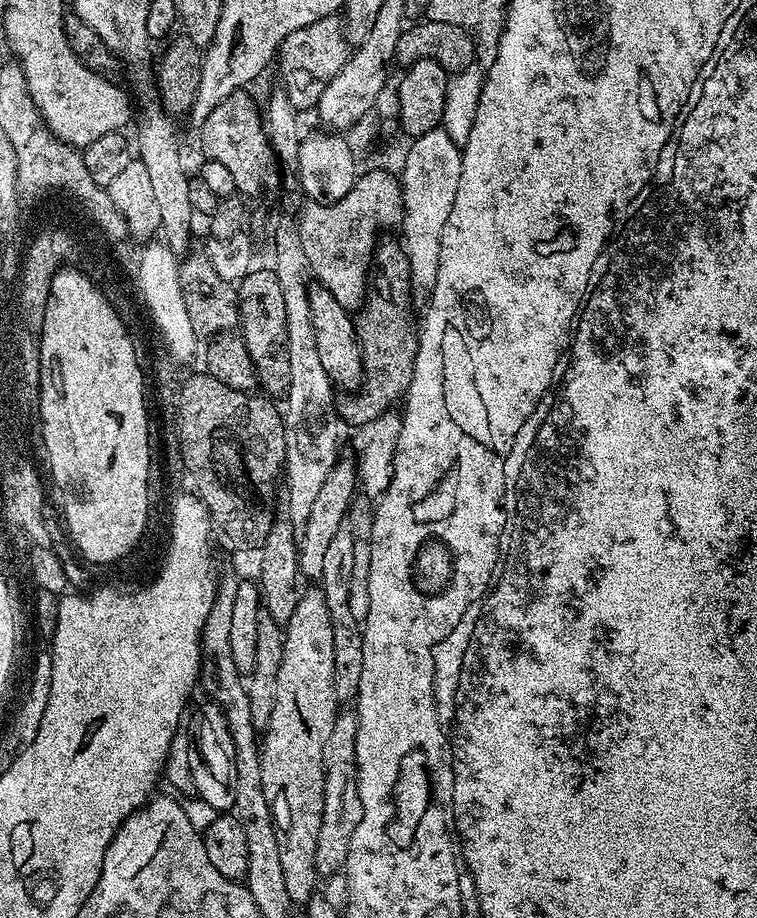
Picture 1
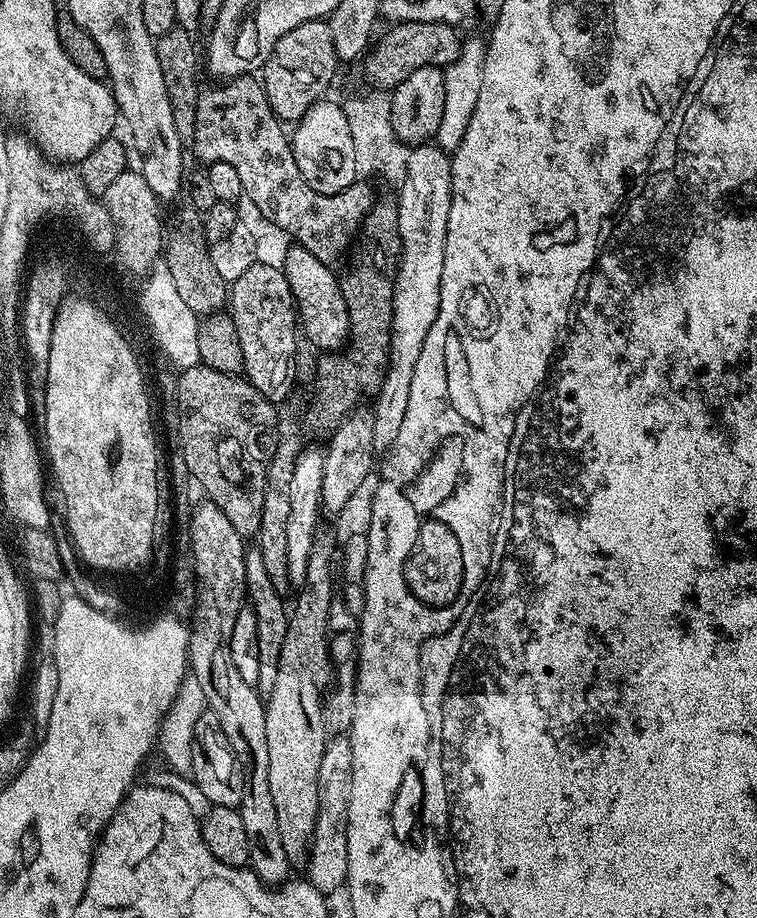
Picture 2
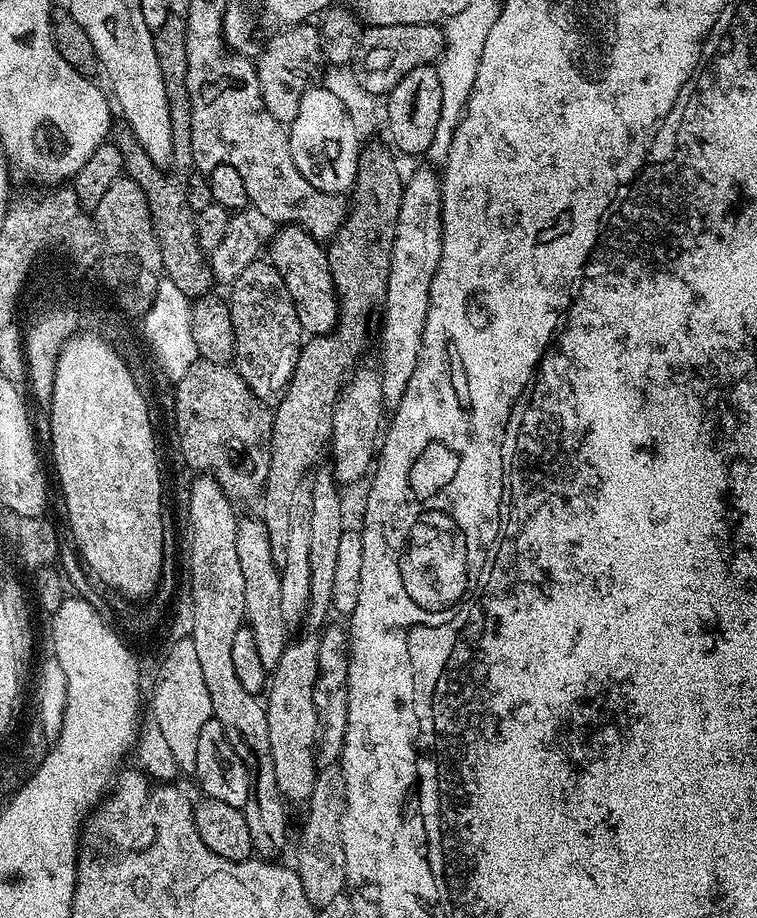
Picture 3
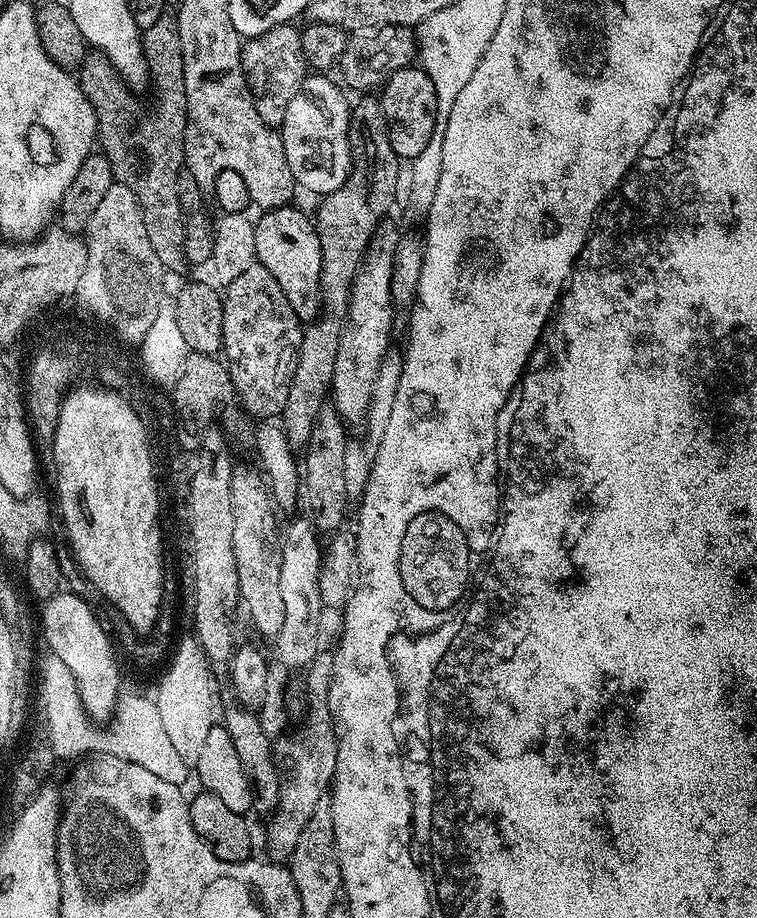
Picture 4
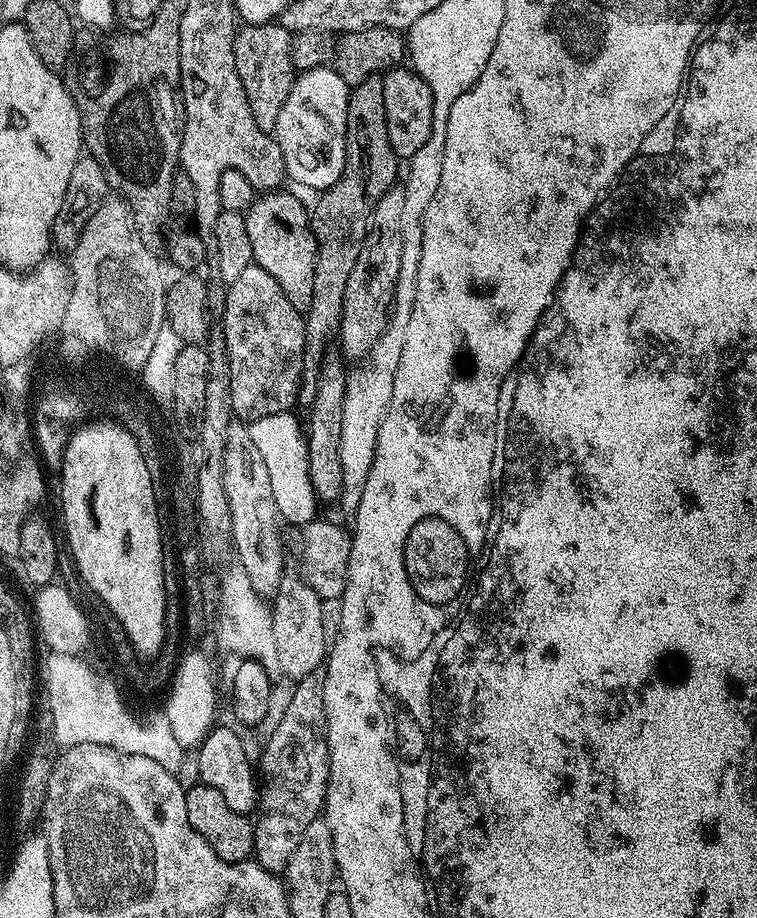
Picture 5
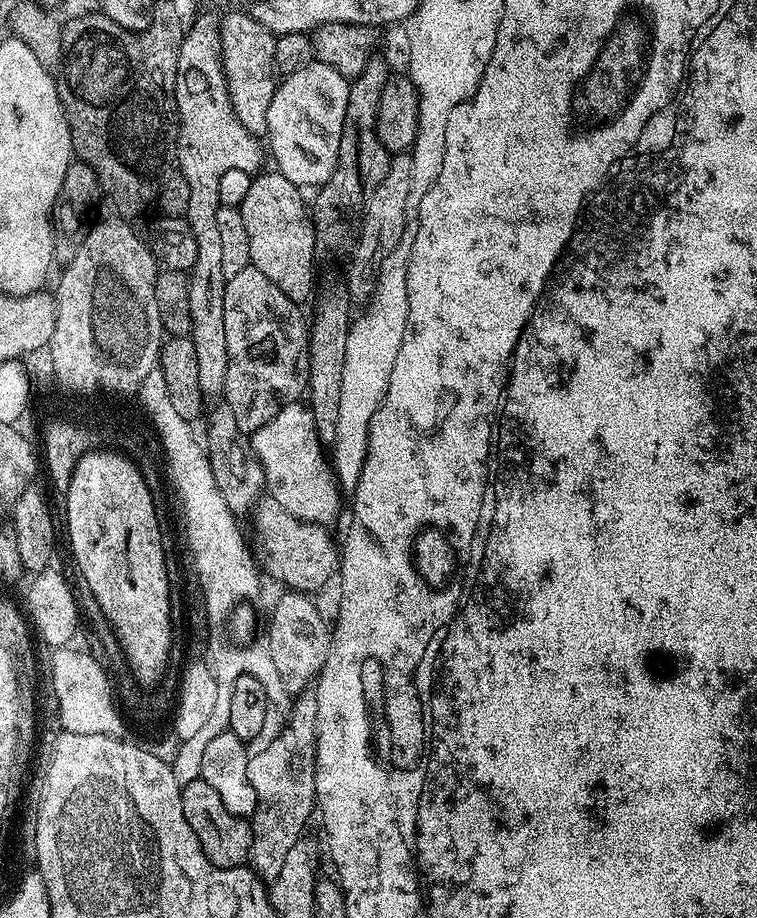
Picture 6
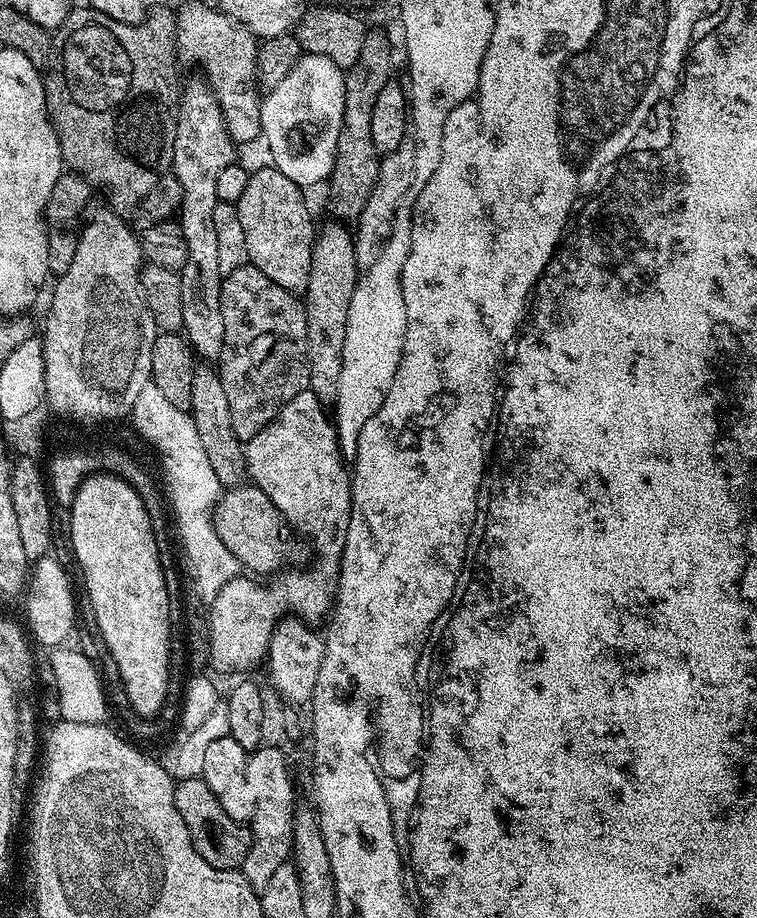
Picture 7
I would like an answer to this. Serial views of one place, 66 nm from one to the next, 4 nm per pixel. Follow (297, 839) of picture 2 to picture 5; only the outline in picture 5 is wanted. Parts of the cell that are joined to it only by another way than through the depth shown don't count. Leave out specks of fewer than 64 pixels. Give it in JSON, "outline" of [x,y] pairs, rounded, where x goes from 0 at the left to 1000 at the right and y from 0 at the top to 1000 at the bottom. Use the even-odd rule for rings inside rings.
{"outline":[[[435,382],[423,394],[417,432],[404,447],[407,449],[404,478],[407,502],[410,503],[410,525],[417,535],[417,544],[423,547],[428,547],[428,545],[448,546],[452,538],[452,442],[457,438],[461,402],[454,401],[456,389],[448,382],[439,382]]]}

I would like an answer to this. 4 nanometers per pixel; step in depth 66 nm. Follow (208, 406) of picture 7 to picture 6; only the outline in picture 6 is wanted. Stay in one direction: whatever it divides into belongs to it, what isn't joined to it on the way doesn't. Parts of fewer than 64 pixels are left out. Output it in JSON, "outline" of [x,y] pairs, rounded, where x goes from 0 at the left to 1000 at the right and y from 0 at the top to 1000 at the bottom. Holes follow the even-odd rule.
{"outline":[[[287,439],[288,442],[275,453],[275,479],[272,475],[272,491],[275,502],[283,516],[283,525],[304,556],[309,560],[332,559],[339,547],[350,539],[351,528],[349,513],[341,503],[337,492],[333,491],[324,472],[314,468],[314,460],[309,460],[309,447],[299,439]]]}

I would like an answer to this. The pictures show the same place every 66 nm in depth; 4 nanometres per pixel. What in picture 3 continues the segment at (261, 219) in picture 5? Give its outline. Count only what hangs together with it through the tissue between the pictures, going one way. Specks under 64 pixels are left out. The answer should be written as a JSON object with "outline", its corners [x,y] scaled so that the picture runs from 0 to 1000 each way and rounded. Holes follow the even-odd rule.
{"outline":[[[391,244],[374,245],[366,253],[370,254],[359,261],[357,285],[365,291],[367,298],[373,298],[378,316],[383,316],[398,358],[407,366],[429,366],[443,359],[444,352],[449,350],[449,330],[441,316],[441,303],[436,298],[429,267]]]}

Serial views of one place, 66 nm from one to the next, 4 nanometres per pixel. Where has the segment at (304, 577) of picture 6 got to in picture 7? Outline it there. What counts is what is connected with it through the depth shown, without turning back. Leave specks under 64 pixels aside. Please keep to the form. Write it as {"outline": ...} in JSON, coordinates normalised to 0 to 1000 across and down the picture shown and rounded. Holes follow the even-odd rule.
{"outline":[[[318,525],[303,531],[284,546],[280,568],[283,577],[288,577],[288,586],[293,586],[293,590],[299,590],[299,597],[309,603],[309,608],[329,624],[369,624],[376,617],[384,615],[380,613],[391,606],[392,585],[380,582],[375,588],[378,572],[374,562],[362,551],[362,547],[357,547],[357,542],[351,542],[346,533],[339,532],[332,525]]]}

